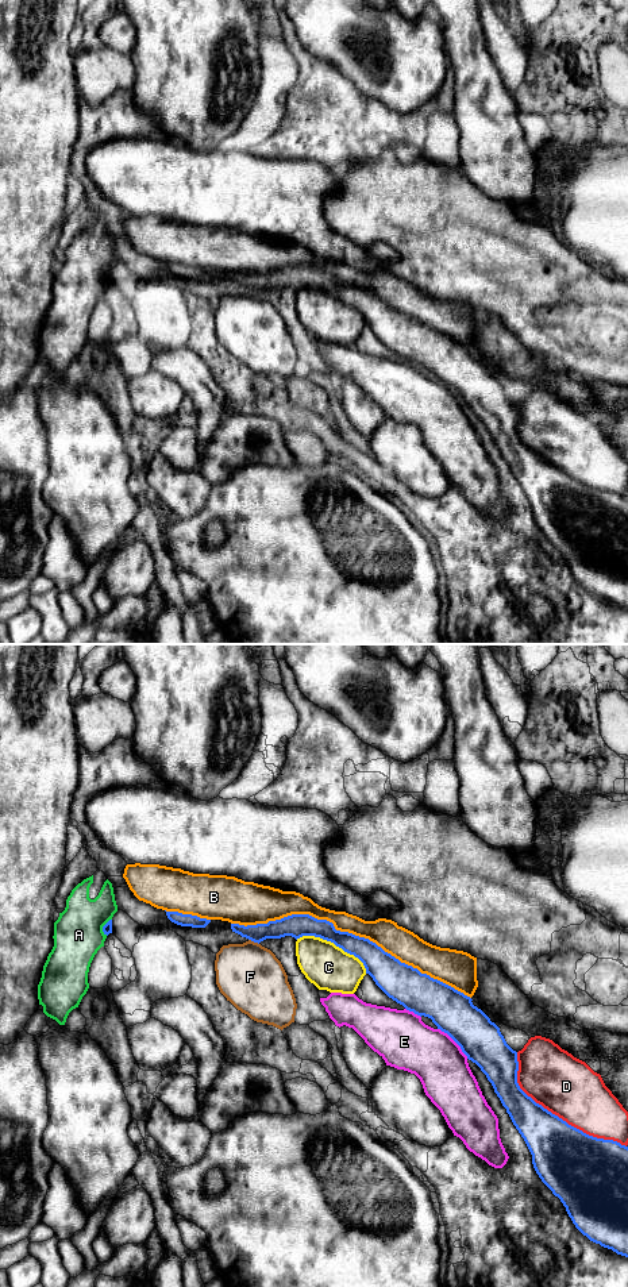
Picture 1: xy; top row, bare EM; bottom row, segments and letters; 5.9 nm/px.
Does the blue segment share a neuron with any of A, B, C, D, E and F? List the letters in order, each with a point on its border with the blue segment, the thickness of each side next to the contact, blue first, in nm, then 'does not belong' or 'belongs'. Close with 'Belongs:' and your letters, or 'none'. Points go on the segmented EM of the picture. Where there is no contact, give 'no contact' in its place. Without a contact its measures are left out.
A: meets blue in xy at (103, 927); 60 nm thick on the blue side, 300 nm on the other; does not belong
B: meets blue in xy at (350, 933); 170 nm thick on the blue side, 170 nm on the other; does not belong
C: meets blue in xy at (334, 943); 140 nm thick on the blue side, 280 nm on the other; does not belong
D: meets blue in xy at (554, 1114); 360 nm thick on the blue side, 360 nm on the other; does not belong
E: meets blue in xy at (454, 1040); 260 nm thick on the blue side, 300 nm on the other; does not belong
F: meets blue in xy at (254, 941); 130 nm thick on the blue side, 380 nm on the other; does not belong
Belongs: none

